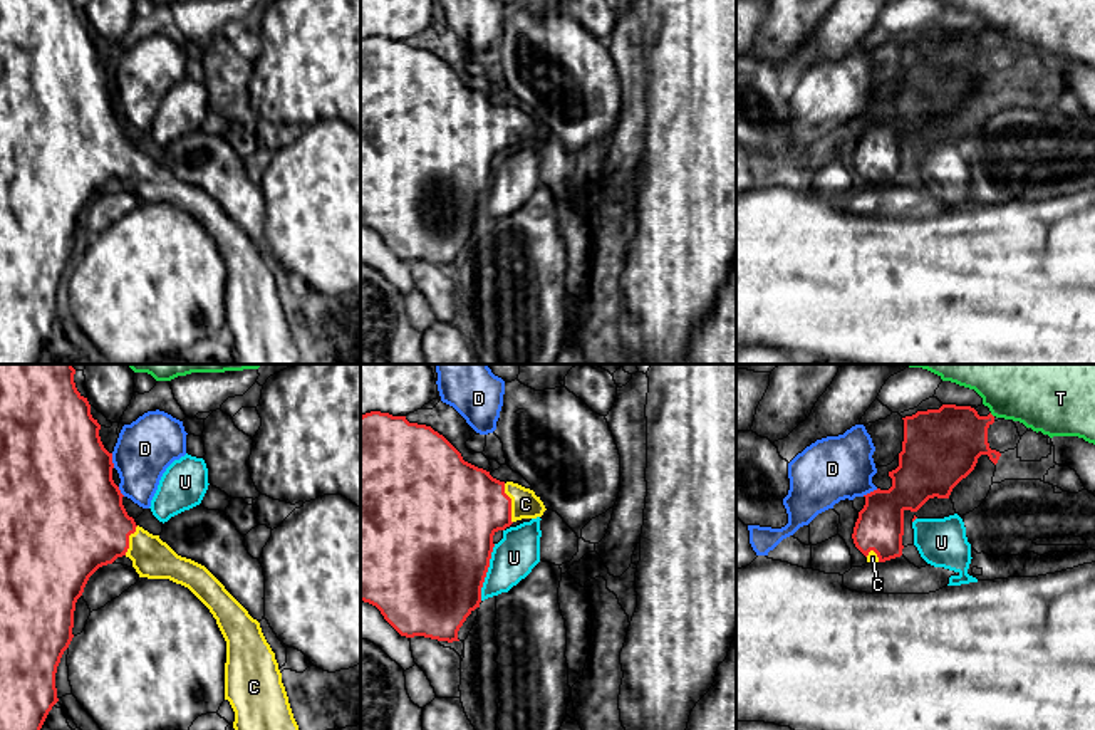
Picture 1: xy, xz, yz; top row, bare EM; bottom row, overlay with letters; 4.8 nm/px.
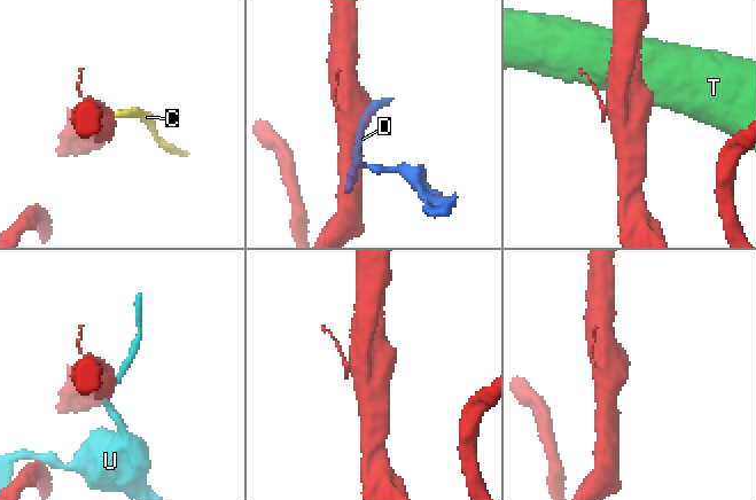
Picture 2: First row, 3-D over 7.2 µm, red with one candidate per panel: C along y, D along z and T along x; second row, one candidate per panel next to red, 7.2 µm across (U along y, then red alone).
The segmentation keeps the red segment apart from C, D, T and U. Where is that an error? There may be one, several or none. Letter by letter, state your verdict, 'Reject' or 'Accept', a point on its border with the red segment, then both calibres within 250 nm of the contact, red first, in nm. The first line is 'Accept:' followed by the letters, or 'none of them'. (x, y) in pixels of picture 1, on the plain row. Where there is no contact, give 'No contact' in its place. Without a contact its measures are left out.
Accept: C
C: Accept. Touches red at xz (510, 128). Thickness 420 nm (red) against 140 nm
D: Reject. Touches red at xy (111, 84). Thickness 480 nm (red) against 280 nm
T: Reject. Touches red at yz (991, 39). Thickness 320 nm (red) against 260 nm
U: Reject. Touches red at xz (487, 195). Thickness 500 nm (red) against 200 nm

